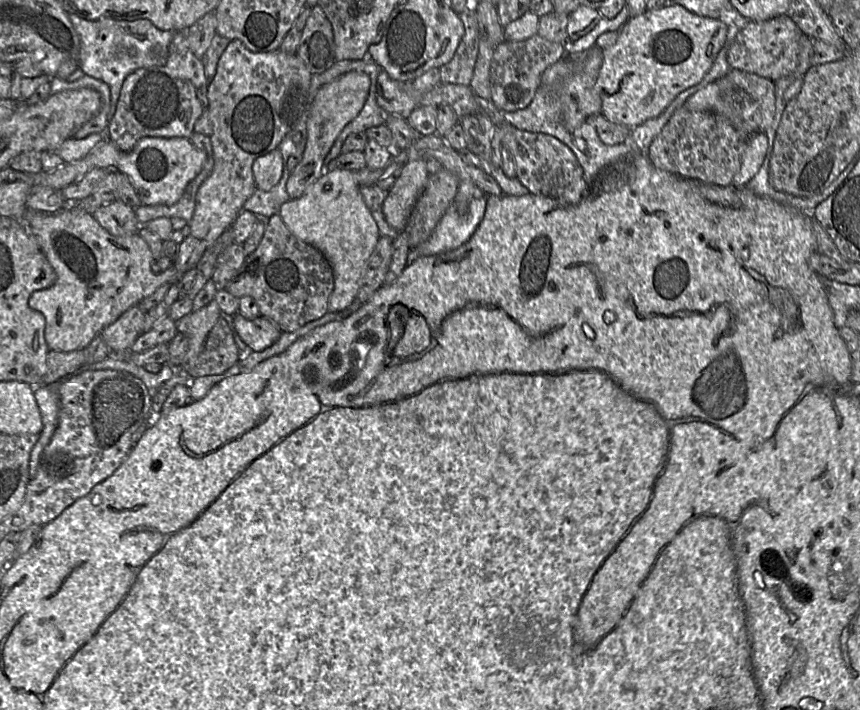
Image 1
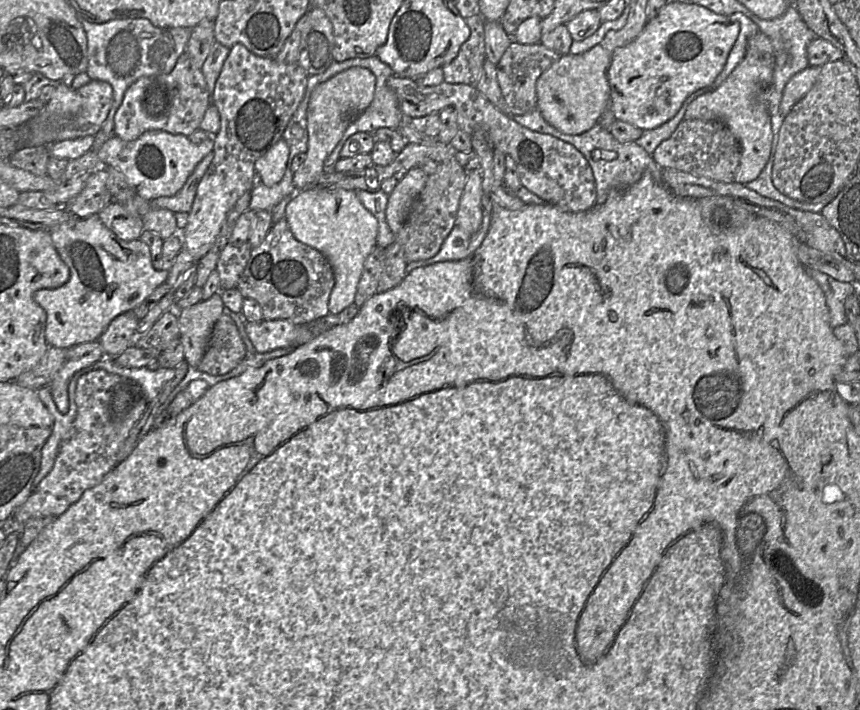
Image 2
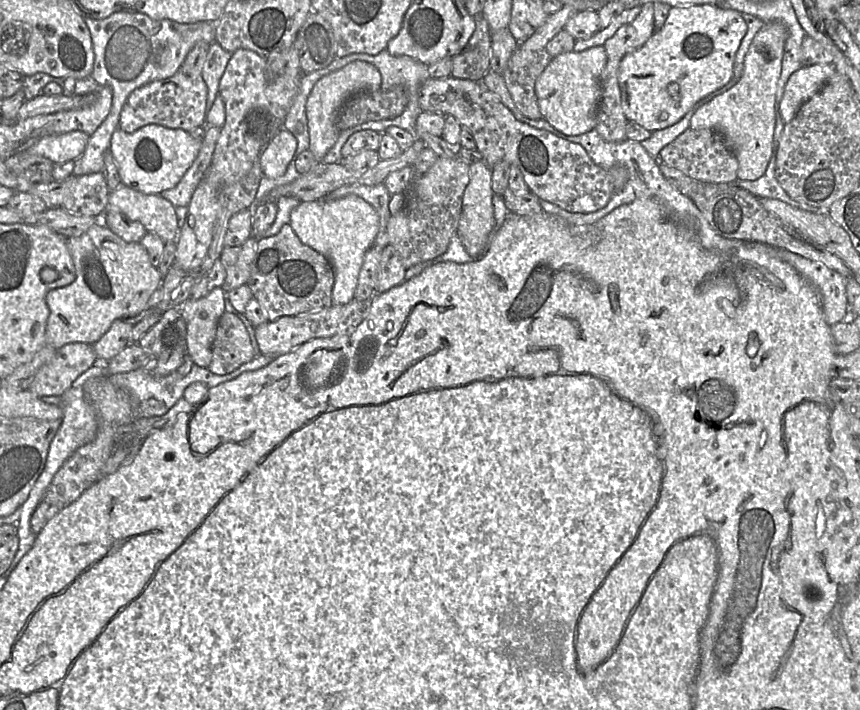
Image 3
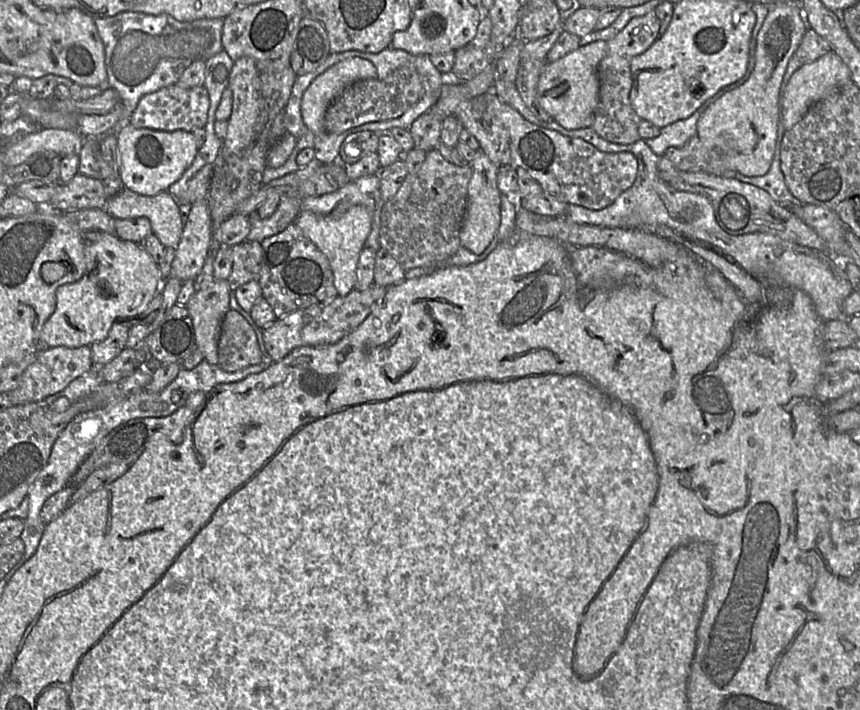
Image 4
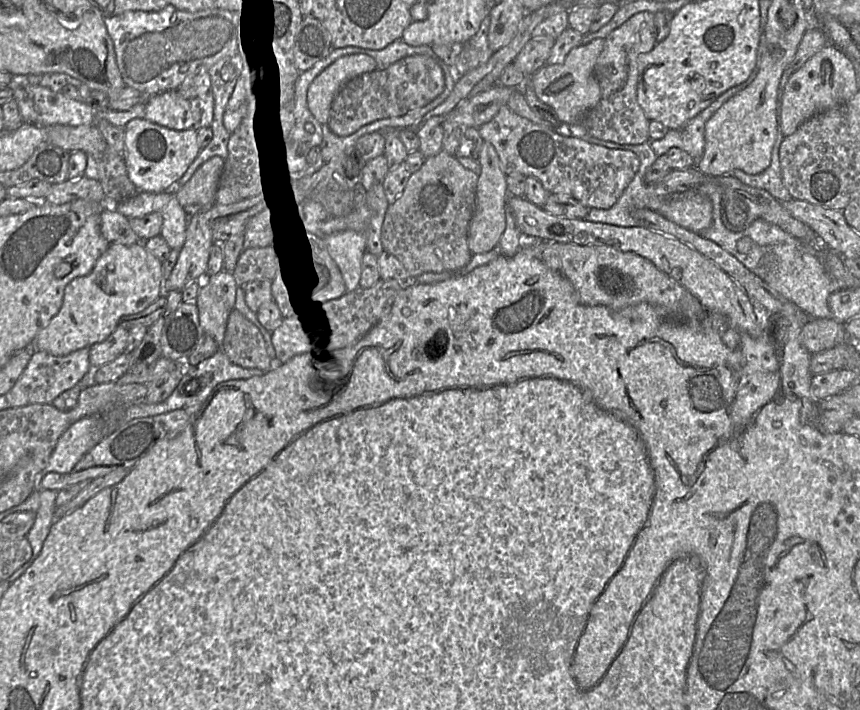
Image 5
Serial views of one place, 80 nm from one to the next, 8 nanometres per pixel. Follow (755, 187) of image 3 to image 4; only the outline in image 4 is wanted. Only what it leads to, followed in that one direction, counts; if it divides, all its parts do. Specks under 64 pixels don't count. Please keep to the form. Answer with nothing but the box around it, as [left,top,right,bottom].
[734,137,803,206]

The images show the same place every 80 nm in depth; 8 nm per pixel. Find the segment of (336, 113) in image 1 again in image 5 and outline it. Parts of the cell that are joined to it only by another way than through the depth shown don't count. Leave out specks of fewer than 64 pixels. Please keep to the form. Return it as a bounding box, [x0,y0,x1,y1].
[307,54,376,125]

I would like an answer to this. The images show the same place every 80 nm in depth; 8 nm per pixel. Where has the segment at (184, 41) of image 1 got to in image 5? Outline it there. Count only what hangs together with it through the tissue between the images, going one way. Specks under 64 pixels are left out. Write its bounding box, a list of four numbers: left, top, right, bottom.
[144,90,214,131]

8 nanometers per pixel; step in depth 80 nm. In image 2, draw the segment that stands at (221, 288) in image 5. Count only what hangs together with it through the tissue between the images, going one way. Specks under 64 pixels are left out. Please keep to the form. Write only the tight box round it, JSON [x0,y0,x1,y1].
[178,292,224,368]

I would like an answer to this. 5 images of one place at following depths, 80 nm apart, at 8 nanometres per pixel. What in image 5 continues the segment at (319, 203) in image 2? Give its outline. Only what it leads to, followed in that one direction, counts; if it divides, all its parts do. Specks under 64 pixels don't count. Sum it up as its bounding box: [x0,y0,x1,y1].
[323,230,367,290]

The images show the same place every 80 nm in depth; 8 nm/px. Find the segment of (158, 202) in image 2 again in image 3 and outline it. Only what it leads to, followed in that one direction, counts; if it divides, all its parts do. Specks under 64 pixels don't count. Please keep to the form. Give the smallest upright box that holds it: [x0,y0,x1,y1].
[159,139,215,207]

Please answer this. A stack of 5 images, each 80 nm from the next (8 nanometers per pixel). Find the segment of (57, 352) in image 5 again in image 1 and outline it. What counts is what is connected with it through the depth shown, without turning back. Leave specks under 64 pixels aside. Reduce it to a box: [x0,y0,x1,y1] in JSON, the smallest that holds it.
[24,203,180,350]

